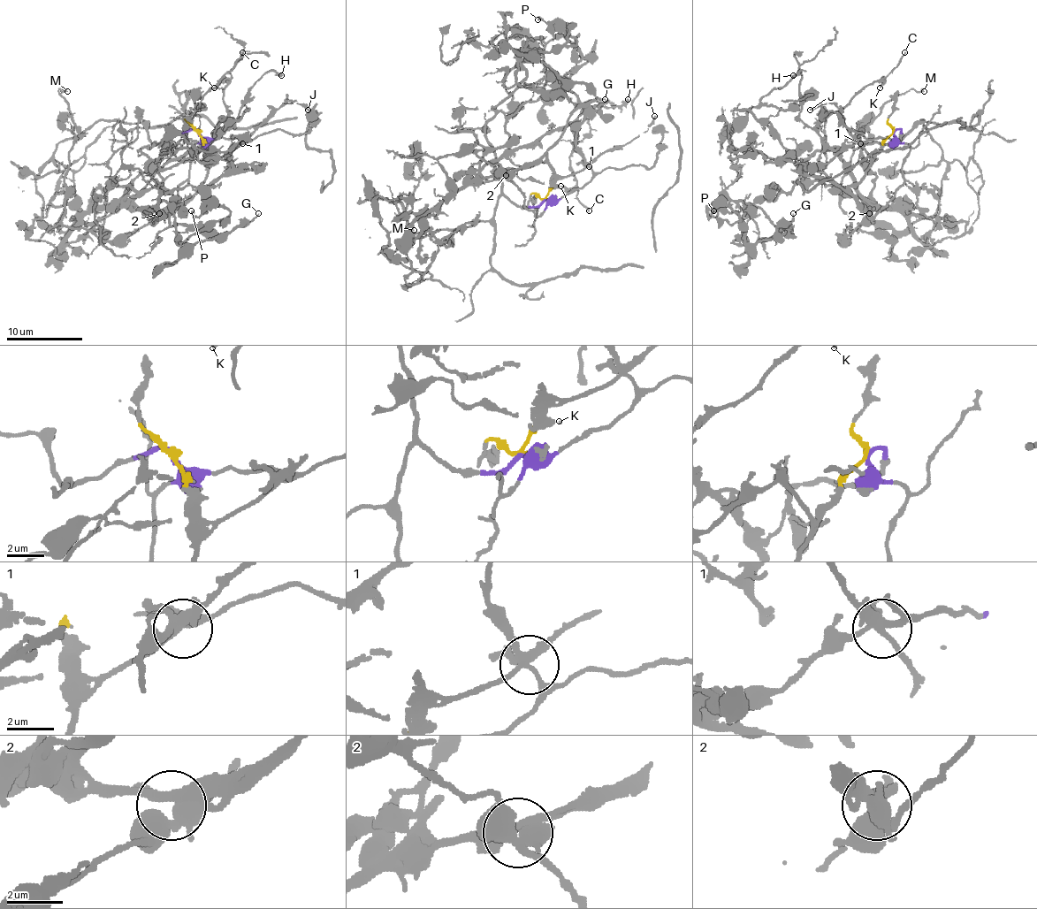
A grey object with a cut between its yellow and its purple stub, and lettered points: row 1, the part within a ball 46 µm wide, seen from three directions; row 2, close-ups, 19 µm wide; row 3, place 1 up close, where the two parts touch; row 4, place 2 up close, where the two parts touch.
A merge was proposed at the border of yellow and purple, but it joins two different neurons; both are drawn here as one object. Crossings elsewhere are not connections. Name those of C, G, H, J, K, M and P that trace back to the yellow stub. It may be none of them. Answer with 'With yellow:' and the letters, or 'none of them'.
With yellow: C, H, J, K

